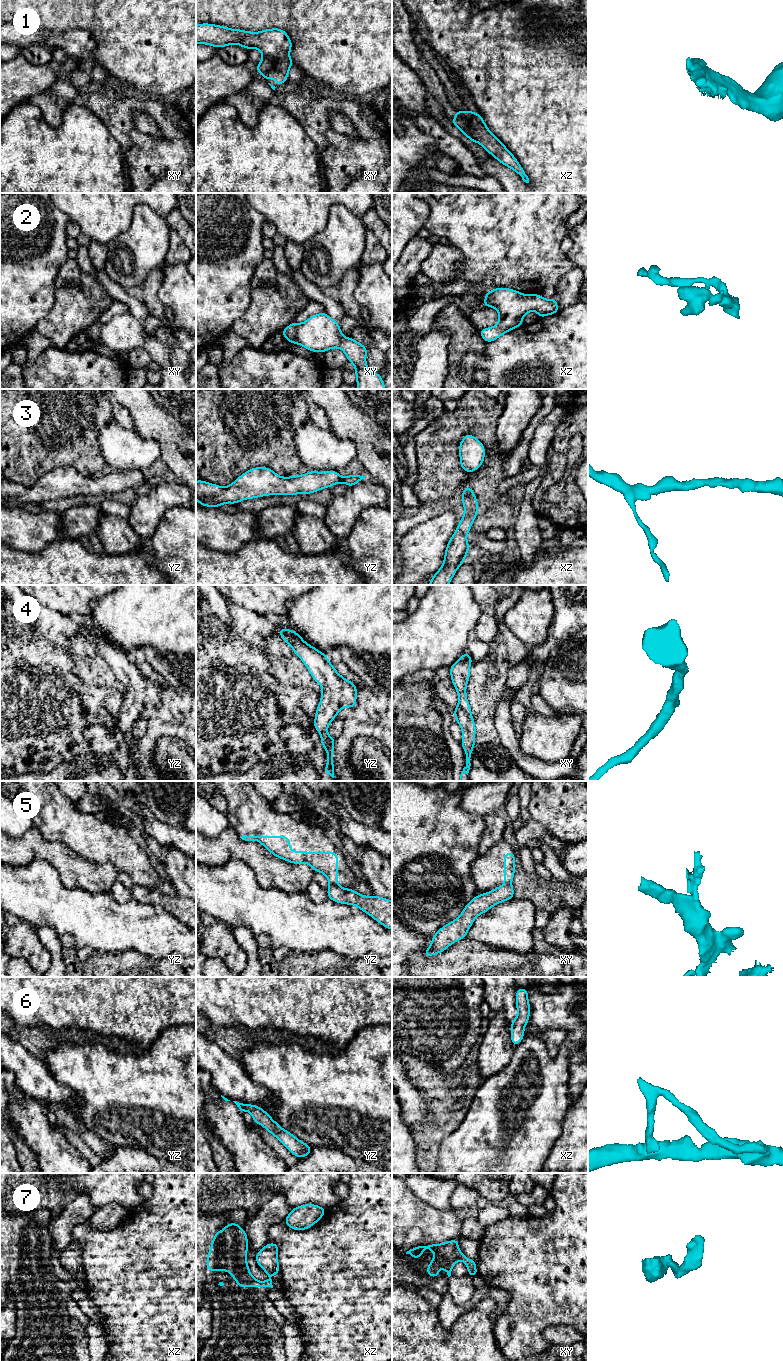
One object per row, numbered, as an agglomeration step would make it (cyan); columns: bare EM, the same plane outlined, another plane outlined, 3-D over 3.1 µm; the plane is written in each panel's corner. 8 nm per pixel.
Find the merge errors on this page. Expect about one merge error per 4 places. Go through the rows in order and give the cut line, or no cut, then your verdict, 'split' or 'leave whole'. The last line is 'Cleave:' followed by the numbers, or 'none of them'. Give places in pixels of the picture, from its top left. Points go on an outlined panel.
1: cut none; leave whole
2: cut none; leave whole
3: cut none; leave whole
4: cut none; leave whole
5: cut yz (329, 883), (337, 885); split
6: cut none; leave whole
7: cut none; leave whole
Cleave: 5

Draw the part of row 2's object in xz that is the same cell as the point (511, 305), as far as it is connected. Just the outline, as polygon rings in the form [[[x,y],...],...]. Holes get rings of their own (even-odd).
[[[494,288],[485,294],[483,305],[485,307],[493,307],[499,314],[499,322],[489,328],[479,330],[479,334],[485,342],[493,342],[501,335],[512,331],[516,327],[522,326],[523,317],[530,311],[536,311],[539,318],[552,315],[559,312],[559,307],[556,299],[543,299],[540,294],[527,295],[510,288]]]

